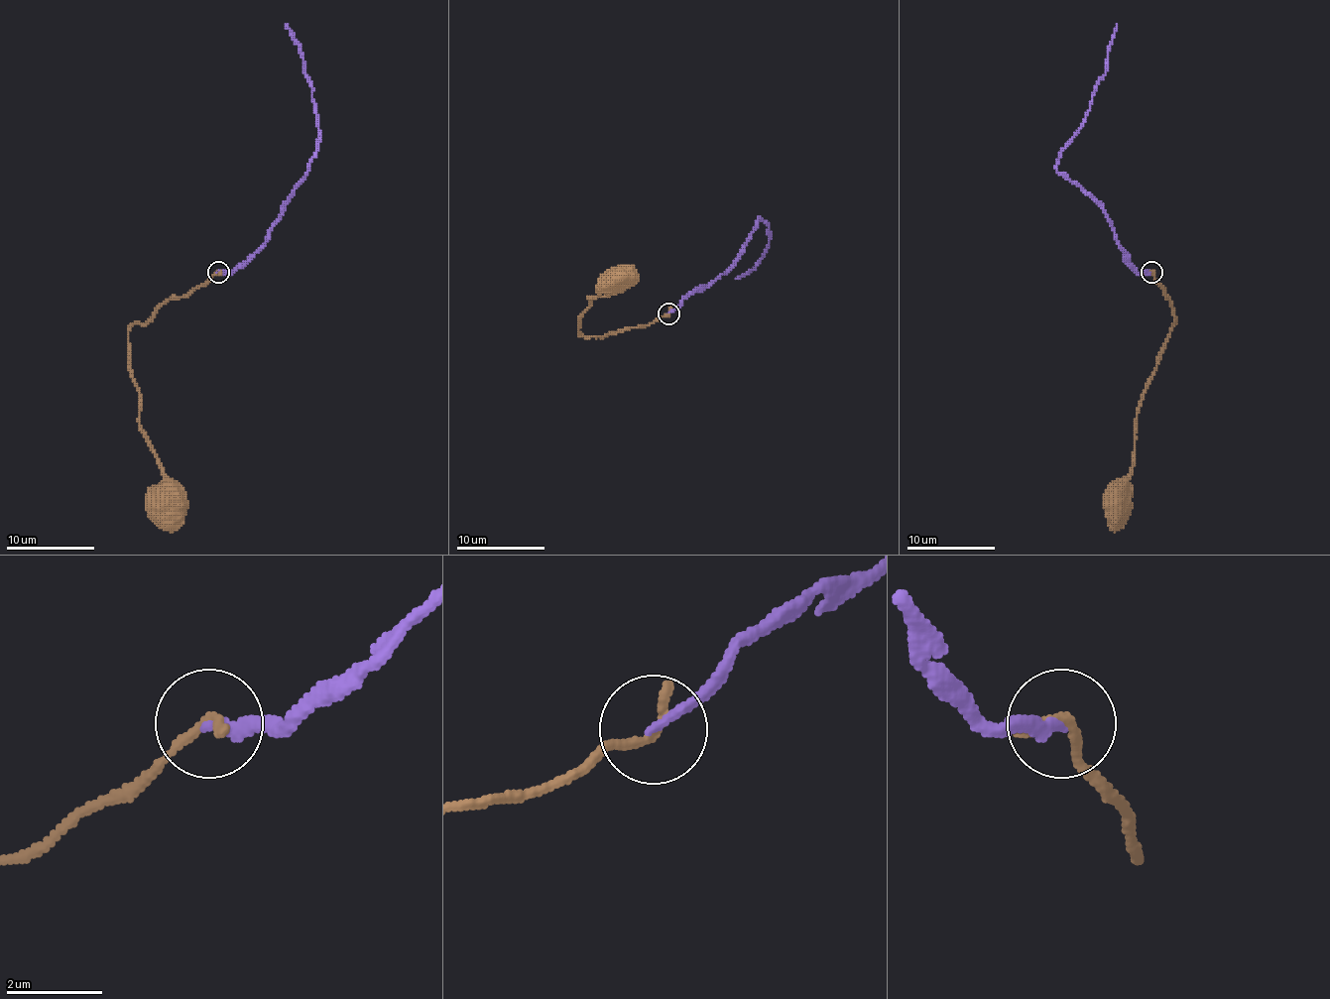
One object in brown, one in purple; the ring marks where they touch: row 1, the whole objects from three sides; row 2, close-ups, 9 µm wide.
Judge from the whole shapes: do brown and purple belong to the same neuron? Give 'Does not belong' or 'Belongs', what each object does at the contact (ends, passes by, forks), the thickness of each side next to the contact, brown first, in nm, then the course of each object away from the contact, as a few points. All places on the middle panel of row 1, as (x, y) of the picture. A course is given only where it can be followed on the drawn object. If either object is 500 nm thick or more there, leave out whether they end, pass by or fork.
Does not belong. At the ring brown ends. At the ring purple ends. Thickness 240 nm (brown) against 240 nm. Course of brown: (668, 313), (649, 325), (602, 336), (582, 336), (578, 320), (589, 299), (607, 297), (623, 283). Course of purple: (668, 313), (729, 270), (760, 218), (769, 227), (769, 245), (762, 258), (749, 272), (736, 279)

